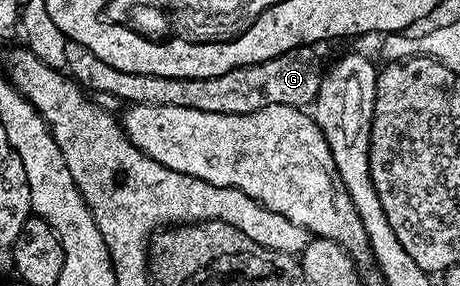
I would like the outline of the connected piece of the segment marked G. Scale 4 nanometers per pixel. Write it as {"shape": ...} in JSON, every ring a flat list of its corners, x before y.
{"shape":[[76,41,65,43,66,72,92,94,104,93,122,103,156,105,157,107,189,107,193,111,213,111,217,115,245,115,270,105,297,105,307,107,314,102,323,82,325,64,319,58,318,48,299,45,268,61,237,67,225,75,212,77,166,77,141,75,133,71,117,71,109,67,89,47]]}

